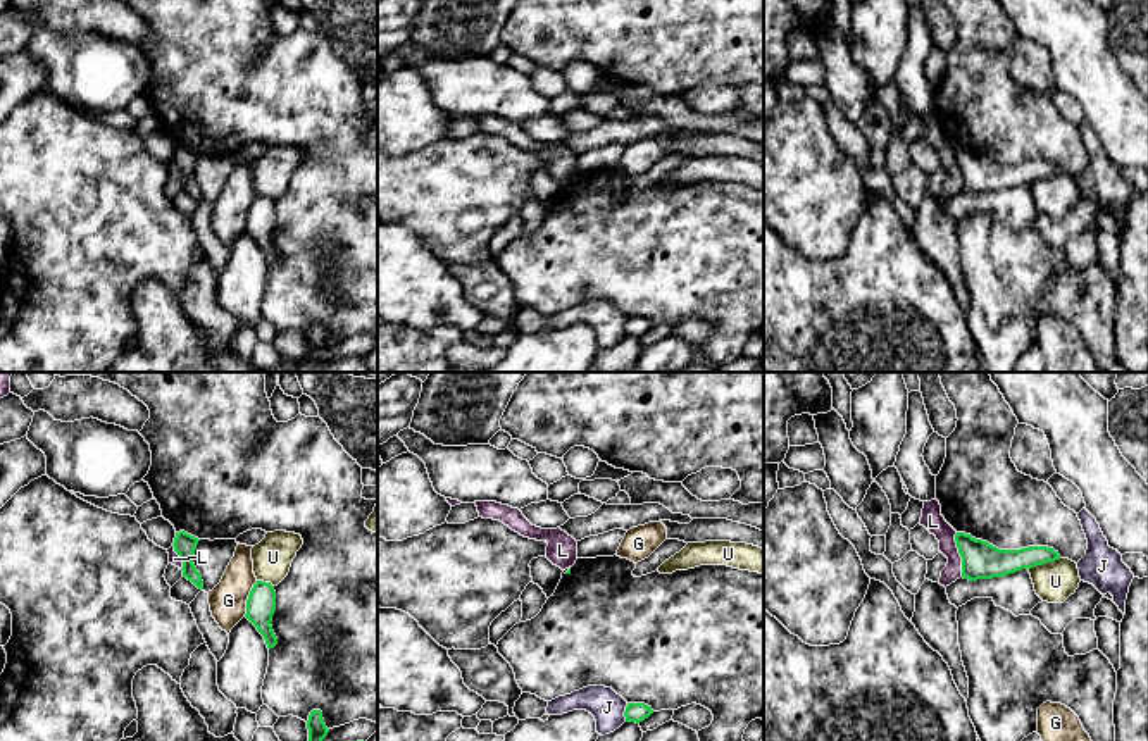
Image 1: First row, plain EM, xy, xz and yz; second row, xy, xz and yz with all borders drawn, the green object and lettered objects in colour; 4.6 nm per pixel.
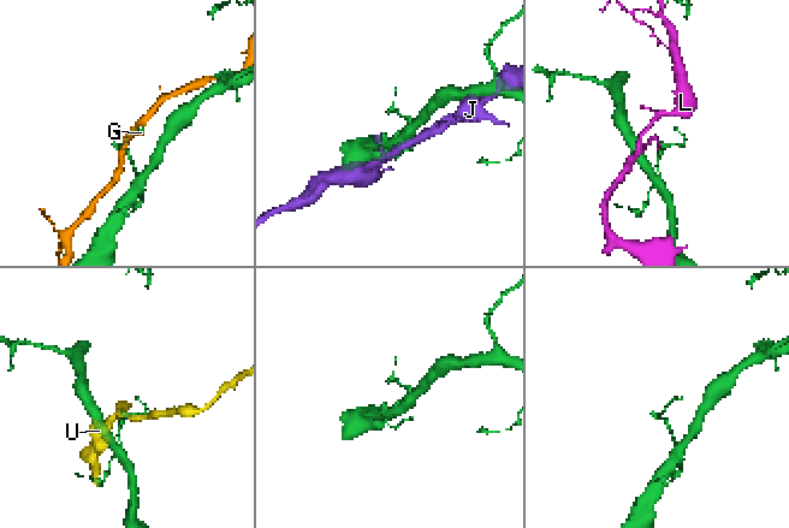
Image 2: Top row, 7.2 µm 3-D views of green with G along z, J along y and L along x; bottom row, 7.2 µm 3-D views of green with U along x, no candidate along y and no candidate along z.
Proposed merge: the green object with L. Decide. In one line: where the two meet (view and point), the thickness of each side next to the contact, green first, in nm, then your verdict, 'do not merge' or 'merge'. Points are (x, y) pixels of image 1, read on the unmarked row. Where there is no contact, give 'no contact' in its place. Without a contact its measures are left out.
meets green in yz at (960, 169); 180 nm thick on the green side, 100 nm on the other; do not merge

